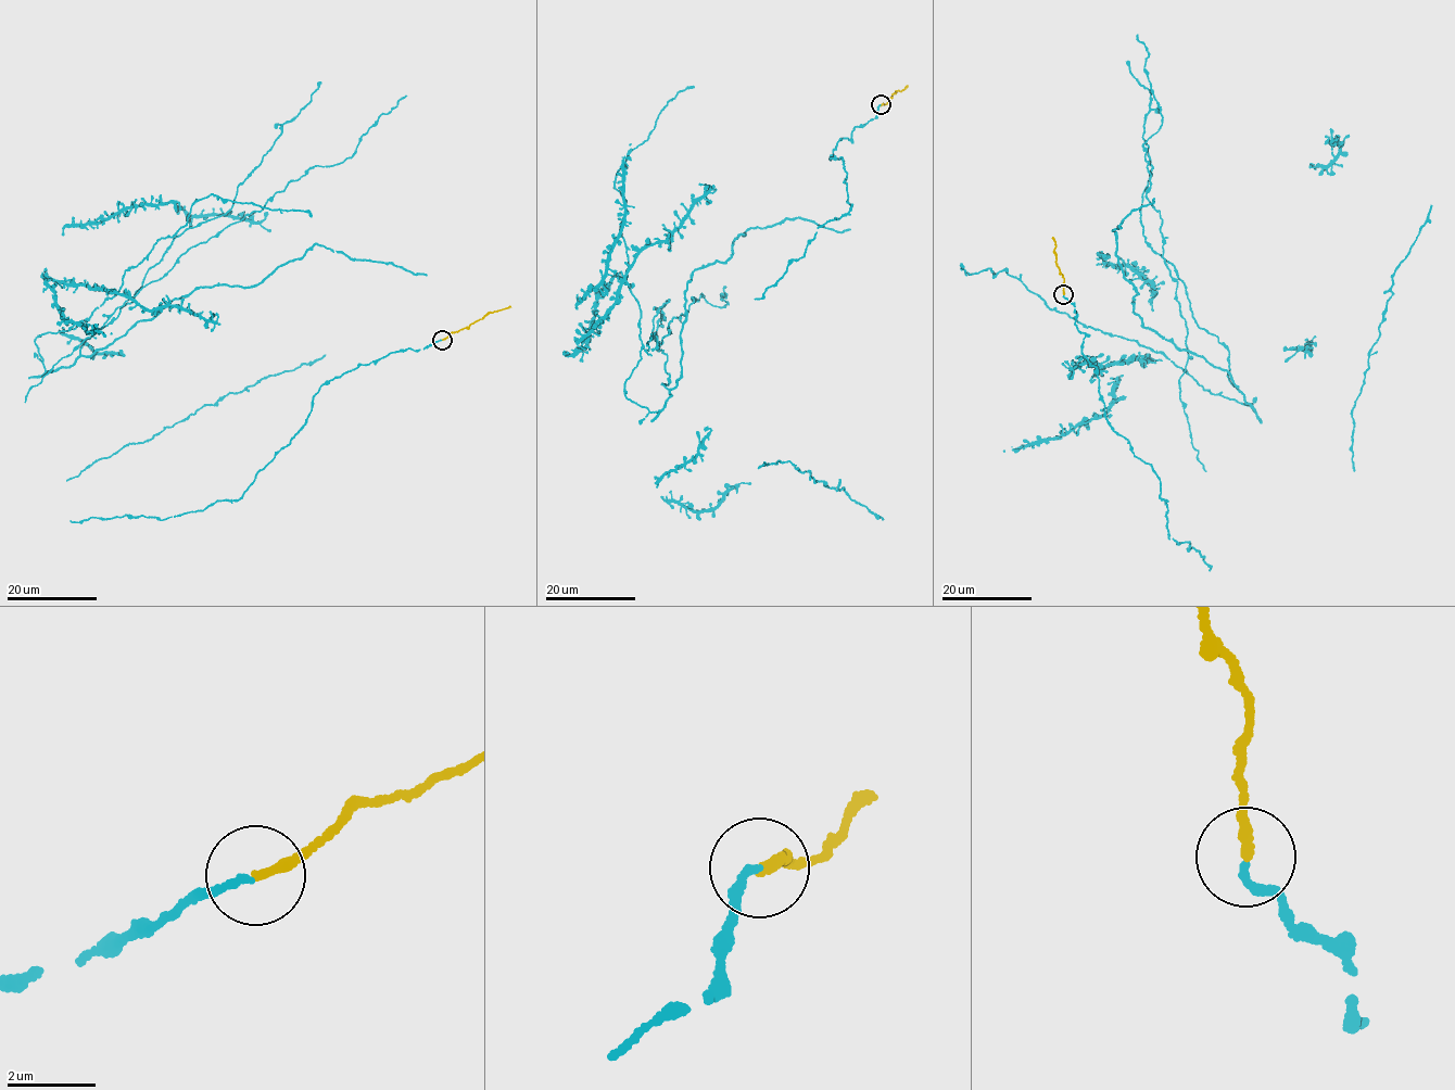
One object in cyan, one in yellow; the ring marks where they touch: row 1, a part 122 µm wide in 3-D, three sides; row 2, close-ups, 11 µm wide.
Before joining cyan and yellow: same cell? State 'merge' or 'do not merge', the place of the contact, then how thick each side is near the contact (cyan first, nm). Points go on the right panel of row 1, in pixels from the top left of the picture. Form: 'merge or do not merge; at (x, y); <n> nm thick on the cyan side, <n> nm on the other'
do not merge; at (1063, 294); 150 nm thick on the cyan side, 220 nm on the other

